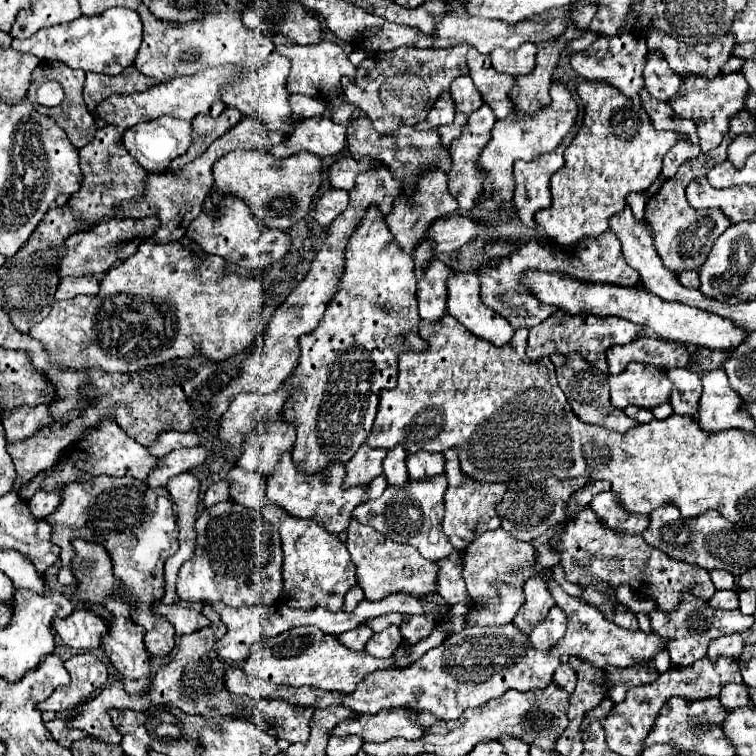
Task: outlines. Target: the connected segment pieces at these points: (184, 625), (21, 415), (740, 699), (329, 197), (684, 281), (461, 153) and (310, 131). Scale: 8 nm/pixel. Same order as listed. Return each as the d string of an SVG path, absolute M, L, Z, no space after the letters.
M154 602L150 606L156 614L162 614L170 620L170 624L176 628L176 634L182 636L182 634L192 634L200 628L206 628L210 624L210 620L198 612L196 608L188 608L188 606L182 606L178 602L174 604L162 604L162 602Z
M42 404L42 406L20 406L20 408L8 412L2 418L8 442L16 442L16 440L28 438L38 428L48 426L50 422L52 422L52 418L50 418L50 412L48 412L48 404Z
M724 684L720 690L718 700L726 708L740 708L740 706L752 706L752 700L748 696L748 690L744 684Z
M328 190L320 196L316 210L314 210L314 220L320 226L330 226L336 216L340 216L346 210L348 204L348 192L344 190Z
M686 270L686 272L678 272L680 284L688 286L688 288L698 288L700 280L698 280L698 272L696 270Z
M486 104L480 106L480 110L476 110L474 114L470 114L468 124L462 130L462 136L458 140L452 140L448 152L450 152L450 172L448 172L448 192L452 194L452 198L458 202L460 210L472 210L474 208L474 200L480 196L482 192L482 182L484 182L484 174L478 168L478 158L480 152L484 150L484 146L490 140L490 130L496 122L496 116L492 114L492 108L488 108Z
M324 112L322 116L300 120L292 130L288 142L272 146L270 152L282 158L306 150L326 158L340 154L344 148L346 148L346 128L342 124L332 122L332 118L328 118L328 112Z

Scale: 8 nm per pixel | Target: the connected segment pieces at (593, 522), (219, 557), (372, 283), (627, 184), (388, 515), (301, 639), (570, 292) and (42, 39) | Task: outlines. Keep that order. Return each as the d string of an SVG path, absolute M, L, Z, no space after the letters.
M586 508L576 514L576 520L566 526L562 534L552 538L552 546L562 554L562 566L566 572L566 580L574 584L598 584L608 582L612 592L620 584L628 584L634 592L638 590L642 596L652 596L660 610L668 612L680 602L682 592L690 592L704 600L710 600L716 592L708 570L700 566L690 566L688 562L680 562L668 558L664 552L648 546L642 536L628 536L608 532L608 528L596 518L596 512Z
M220 502L206 508L196 520L196 550L194 556L178 570L178 596L184 602L222 602L228 606L272 606L282 594L282 546L278 530L262 518L262 514L248 510L238 502Z
M370 206L344 250L344 274L336 286L336 294L328 302L328 310L324 312L320 326L300 338L300 362L292 372L292 378L284 384L284 388L292 392L292 398L284 404L284 416L298 422L296 442L292 448L292 458L298 470L312 474L334 462L346 464L360 444L366 442L378 410L380 390L396 386L398 354L408 350L422 352L428 346L418 334L418 322L414 256L396 246L384 214L378 206Z
M582 80L578 86L578 96L584 104L584 122L578 130L572 144L566 148L564 158L566 164L556 170L550 178L550 192L552 192L552 206L548 210L540 210L536 214L536 224L544 228L546 236L558 244L574 244L582 236L598 236L608 230L608 220L624 210L626 196L630 192L644 192L662 172L662 158L676 142L690 142L682 134L662 130L658 132L652 126L652 120L640 106L640 98L626 98L614 86L606 82L588 82Z
M438 474L436 478L408 480L404 486L388 486L384 494L376 500L368 500L360 504L352 516L368 526L374 526L380 534L414 546L426 560L438 562L452 554L452 544L448 536L442 532L442 516L444 516L444 492L446 492L446 474Z
M298 626L262 644L254 644L250 650L250 658L242 664L242 670L250 676L258 676L272 684L288 684L296 688L312 686L320 690L350 694L352 690L356 690L358 682L362 682L368 674L376 670L386 670L390 666L392 658L372 658L366 650L352 652L346 646L342 646L334 636L324 634L316 626Z
M528 270L522 284L540 298L540 302L558 306L566 314L594 314L594 316L620 316L636 324L644 324L646 328L652 328L658 336L666 340L680 340L680 342L692 342L700 344L710 350L730 350L744 342L746 334L742 328L734 326L730 320L704 312L700 308L692 308L680 302L664 302L662 298L656 298L654 294L648 294L648 290L638 288L620 288L610 284L590 284L582 282L570 276L560 274L546 274L538 270Z
M110 8L100 16L80 16L68 24L40 28L30 38L12 40L12 48L18 52L22 50L34 54L40 60L62 62L68 68L80 68L84 72L100 72L114 76L134 62L140 42L142 42L140 16L128 8Z

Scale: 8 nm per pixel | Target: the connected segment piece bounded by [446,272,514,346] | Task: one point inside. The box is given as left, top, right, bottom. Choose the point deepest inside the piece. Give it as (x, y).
(464, 303)

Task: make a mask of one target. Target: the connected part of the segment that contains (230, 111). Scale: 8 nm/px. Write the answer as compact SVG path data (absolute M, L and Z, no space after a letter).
M228 106L216 118L208 118L206 114L196 116L192 120L192 146L188 148L188 154L180 156L176 162L172 162L172 166L168 166L166 172L180 170L180 166L192 162L192 158L198 158L218 136L226 134L240 118L242 118L242 114L236 108L228 108Z

